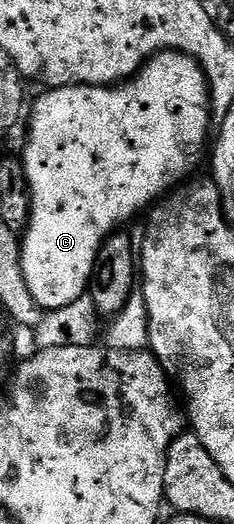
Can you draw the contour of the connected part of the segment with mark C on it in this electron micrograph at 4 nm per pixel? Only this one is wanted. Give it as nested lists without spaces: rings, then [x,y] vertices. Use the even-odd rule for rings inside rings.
[[[159,52],[157,56],[151,56],[131,80],[115,86],[69,84],[67,86],[52,86],[44,91],[48,92],[42,93],[37,98],[33,108],[31,105],[32,129],[28,132],[28,141],[24,144],[24,156],[22,155],[24,177],[28,179],[28,195],[32,198],[32,212],[28,215],[28,227],[22,233],[20,265],[22,266],[22,274],[26,278],[26,286],[30,286],[30,294],[36,305],[41,310],[51,310],[70,306],[79,296],[89,291],[92,271],[96,265],[96,255],[100,253],[105,240],[113,232],[121,226],[135,221],[141,215],[139,214],[140,211],[143,213],[149,206],[155,205],[161,197],[185,183],[193,175],[193,173],[191,174],[192,167],[199,162],[203,152],[205,155],[206,149],[209,147],[210,130],[208,134],[208,127],[211,124],[213,127],[214,113],[210,107],[208,79],[200,61],[195,60],[193,56],[187,56],[185,52]]]

